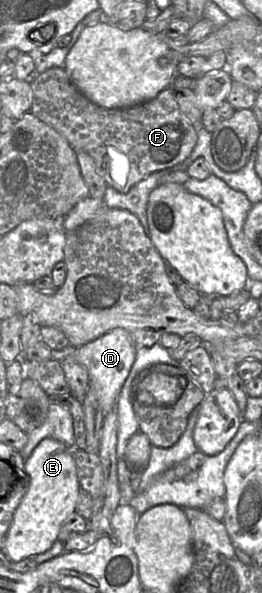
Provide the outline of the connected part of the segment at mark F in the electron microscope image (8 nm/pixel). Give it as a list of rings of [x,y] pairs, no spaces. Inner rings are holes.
[[[52,67],[36,75],[31,80],[31,89],[30,111],[63,135],[74,150],[89,154],[107,185],[121,193],[127,193],[154,172],[181,164],[191,155],[197,144],[197,130],[180,109],[172,86],[165,88],[148,102],[122,109],[106,109],[91,102],[71,82],[64,67]]]

